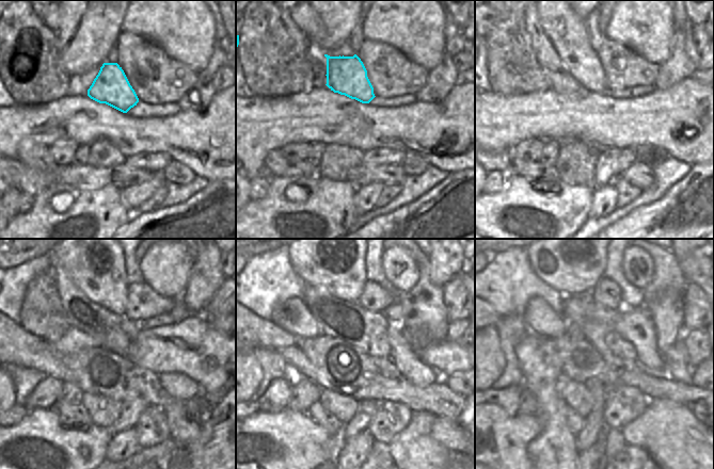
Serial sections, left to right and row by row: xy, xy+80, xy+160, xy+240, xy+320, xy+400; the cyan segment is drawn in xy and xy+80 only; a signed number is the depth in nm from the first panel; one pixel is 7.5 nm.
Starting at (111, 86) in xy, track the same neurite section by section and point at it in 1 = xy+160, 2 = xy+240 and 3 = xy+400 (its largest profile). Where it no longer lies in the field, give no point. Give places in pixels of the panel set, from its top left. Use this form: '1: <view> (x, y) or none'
1: xy+160 (583, 64)
2: xy+240 (108, 289)
3: xy+400 (581, 275)

